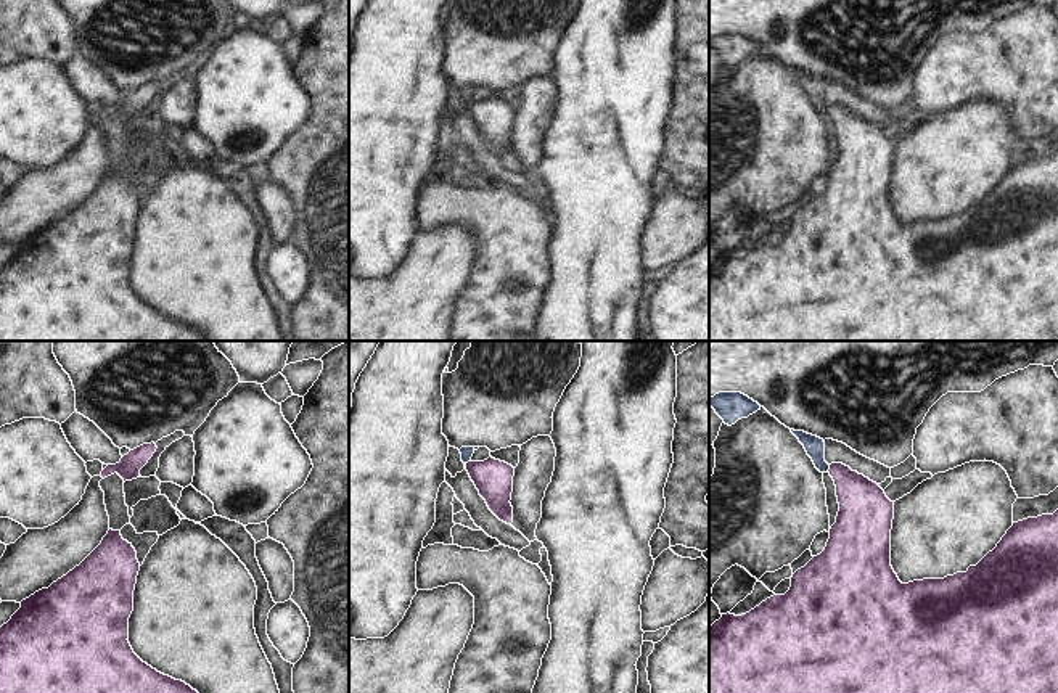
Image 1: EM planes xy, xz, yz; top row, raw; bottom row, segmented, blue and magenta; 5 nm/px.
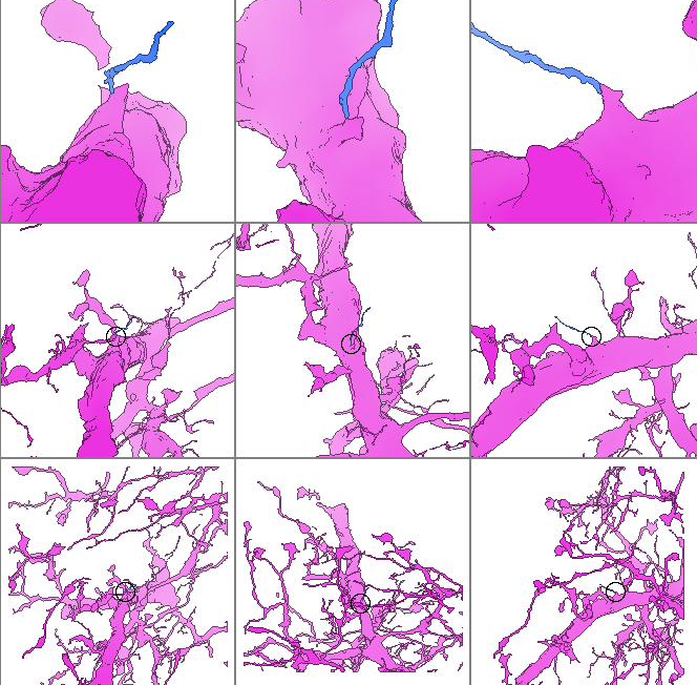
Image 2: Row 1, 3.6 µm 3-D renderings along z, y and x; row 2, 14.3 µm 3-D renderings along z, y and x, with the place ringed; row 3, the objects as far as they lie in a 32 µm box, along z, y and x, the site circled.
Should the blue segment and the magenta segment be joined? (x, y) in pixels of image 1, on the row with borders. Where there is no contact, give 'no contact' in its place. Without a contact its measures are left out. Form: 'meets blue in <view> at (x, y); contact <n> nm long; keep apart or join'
meets blue in yz at (828, 468); contact 40 nm long; join

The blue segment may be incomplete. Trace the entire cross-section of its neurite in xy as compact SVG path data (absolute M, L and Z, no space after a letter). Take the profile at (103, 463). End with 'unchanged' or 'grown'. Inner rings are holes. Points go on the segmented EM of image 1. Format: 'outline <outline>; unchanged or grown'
outline M154 442L143 444L133 450L130 450L127 455L124 455L121 458L121 461L116 465L103 463L101 478L105 479L114 473L117 473L124 479L124 482L141 478L140 470L148 463L148 460L153 457L156 449L158 447Z; grown

